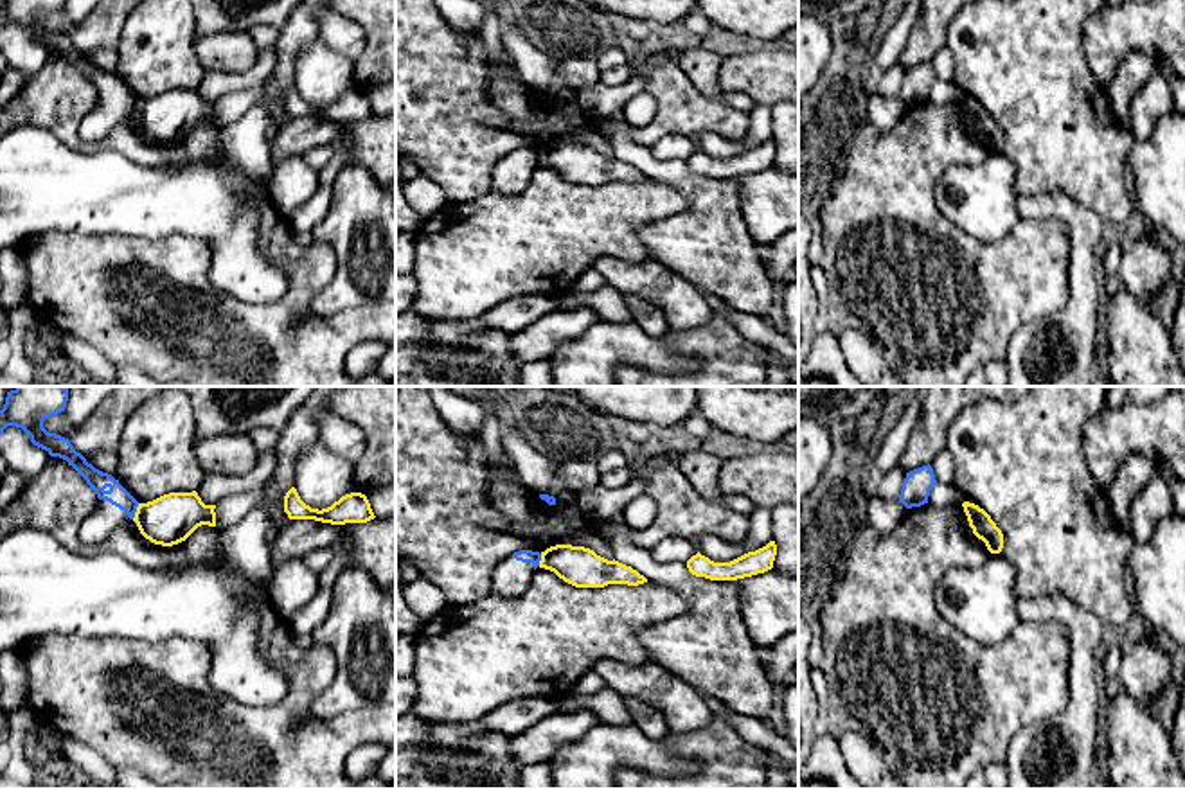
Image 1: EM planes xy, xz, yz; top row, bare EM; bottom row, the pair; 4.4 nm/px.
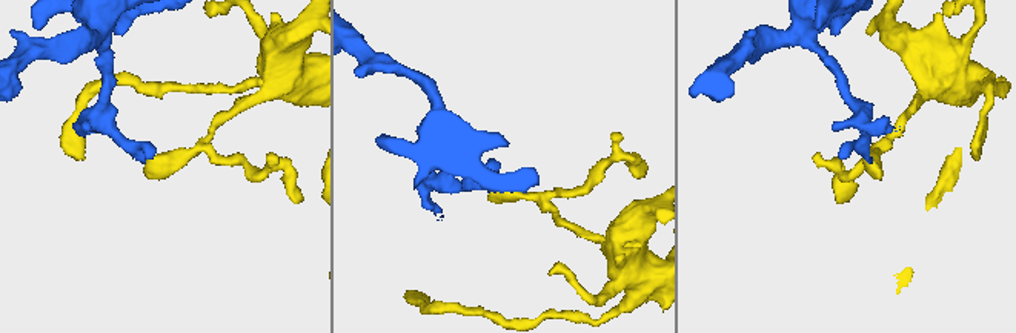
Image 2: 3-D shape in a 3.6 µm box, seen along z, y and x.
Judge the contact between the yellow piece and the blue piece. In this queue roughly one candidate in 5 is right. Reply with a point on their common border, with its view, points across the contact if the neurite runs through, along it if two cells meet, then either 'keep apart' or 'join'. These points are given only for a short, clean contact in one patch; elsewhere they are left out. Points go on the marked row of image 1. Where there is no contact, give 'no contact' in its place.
xy (137, 511) | along xy (139, 504), (132, 518) | keep apart

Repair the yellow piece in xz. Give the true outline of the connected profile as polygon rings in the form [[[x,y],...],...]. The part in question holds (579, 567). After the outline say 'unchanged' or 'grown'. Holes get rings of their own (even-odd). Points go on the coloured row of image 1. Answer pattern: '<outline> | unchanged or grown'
[[[556,545],[541,552],[539,568],[554,572],[575,588],[604,588],[608,584],[638,586],[647,582],[631,566],[608,561],[593,550],[572,545]]] | unchanged

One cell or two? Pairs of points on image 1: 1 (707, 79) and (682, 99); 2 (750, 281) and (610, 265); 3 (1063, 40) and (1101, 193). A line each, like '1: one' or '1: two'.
1: two
2: two
3: one

